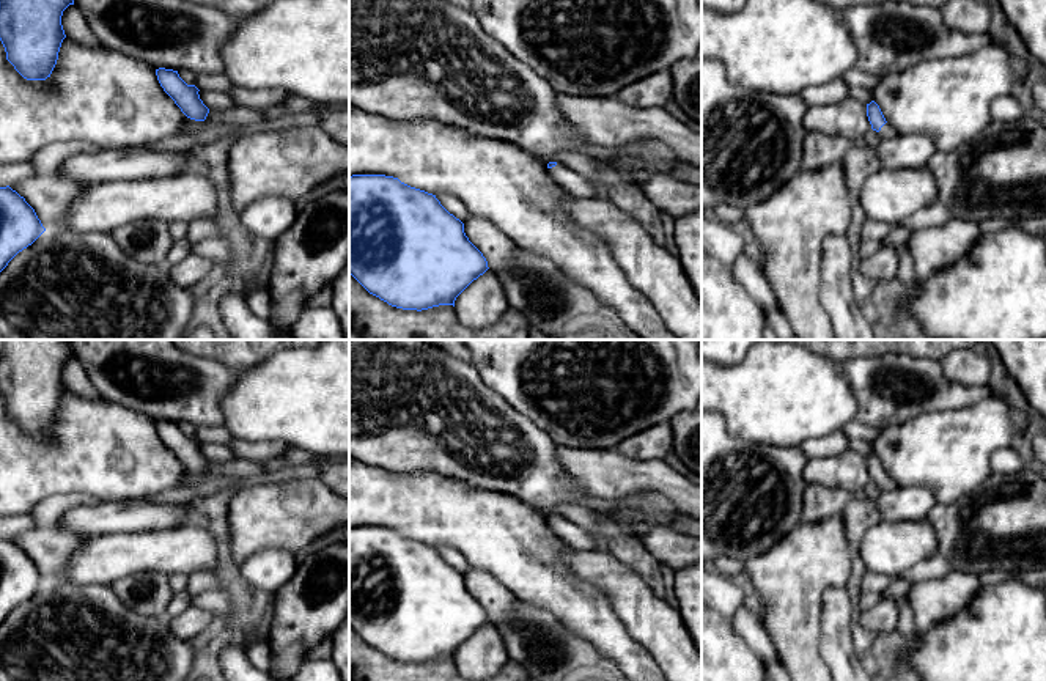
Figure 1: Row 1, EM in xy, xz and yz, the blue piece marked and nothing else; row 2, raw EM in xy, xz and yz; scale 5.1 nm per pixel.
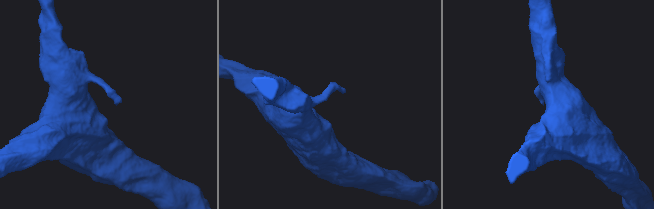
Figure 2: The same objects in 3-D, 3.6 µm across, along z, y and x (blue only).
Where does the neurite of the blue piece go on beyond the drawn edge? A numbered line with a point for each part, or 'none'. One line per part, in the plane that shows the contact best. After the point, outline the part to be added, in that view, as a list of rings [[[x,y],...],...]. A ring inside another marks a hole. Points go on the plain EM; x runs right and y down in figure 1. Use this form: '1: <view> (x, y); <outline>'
1: yz (886, 485); [[[887,475],[881,480],[881,483],[878,486],[879,486],[881,492],[889,492],[889,491],[893,491],[898,488],[897,483]]]

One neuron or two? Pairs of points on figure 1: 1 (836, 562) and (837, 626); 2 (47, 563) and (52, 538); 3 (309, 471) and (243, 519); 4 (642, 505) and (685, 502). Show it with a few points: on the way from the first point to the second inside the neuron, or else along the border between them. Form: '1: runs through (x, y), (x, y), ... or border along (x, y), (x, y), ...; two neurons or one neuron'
1: border along (845, 585), (836, 585), (825, 593), (818, 620); two neurons
2: runs through (51, 557), (51, 544); one neuron
3: border along (282, 477), (316, 478); two neurons
4: border along (637, 494), (661, 493), (681, 513); two neurons

